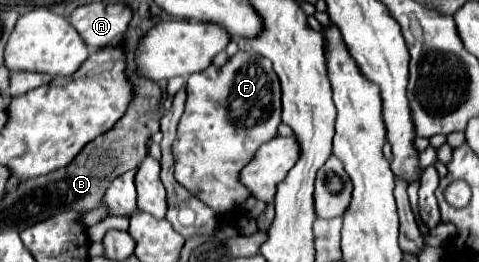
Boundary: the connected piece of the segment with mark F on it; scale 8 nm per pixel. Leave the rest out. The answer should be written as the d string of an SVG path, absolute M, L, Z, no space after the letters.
M238 51L222 67L212 63L208 69L192 73L186 91L186 109L172 145L174 177L216 213L232 211L250 197L248 189L238 183L238 171L262 143L276 137L282 111L278 75L270 59L252 51Z

